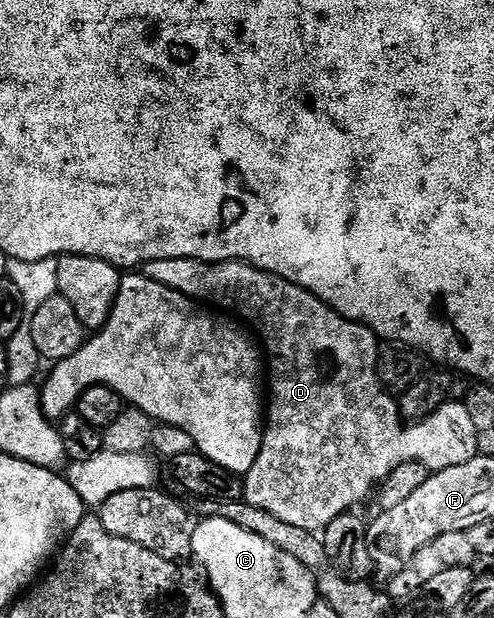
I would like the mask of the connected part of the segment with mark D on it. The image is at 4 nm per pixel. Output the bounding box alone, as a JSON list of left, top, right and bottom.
[142,257,476,533]

